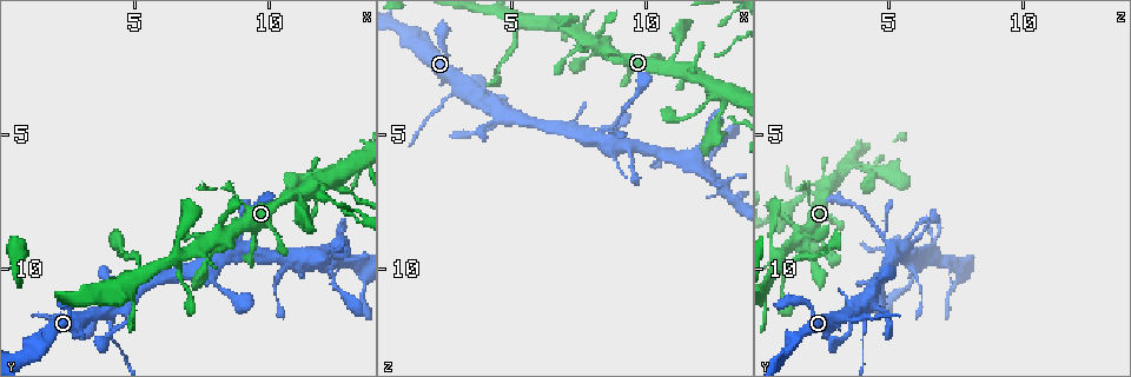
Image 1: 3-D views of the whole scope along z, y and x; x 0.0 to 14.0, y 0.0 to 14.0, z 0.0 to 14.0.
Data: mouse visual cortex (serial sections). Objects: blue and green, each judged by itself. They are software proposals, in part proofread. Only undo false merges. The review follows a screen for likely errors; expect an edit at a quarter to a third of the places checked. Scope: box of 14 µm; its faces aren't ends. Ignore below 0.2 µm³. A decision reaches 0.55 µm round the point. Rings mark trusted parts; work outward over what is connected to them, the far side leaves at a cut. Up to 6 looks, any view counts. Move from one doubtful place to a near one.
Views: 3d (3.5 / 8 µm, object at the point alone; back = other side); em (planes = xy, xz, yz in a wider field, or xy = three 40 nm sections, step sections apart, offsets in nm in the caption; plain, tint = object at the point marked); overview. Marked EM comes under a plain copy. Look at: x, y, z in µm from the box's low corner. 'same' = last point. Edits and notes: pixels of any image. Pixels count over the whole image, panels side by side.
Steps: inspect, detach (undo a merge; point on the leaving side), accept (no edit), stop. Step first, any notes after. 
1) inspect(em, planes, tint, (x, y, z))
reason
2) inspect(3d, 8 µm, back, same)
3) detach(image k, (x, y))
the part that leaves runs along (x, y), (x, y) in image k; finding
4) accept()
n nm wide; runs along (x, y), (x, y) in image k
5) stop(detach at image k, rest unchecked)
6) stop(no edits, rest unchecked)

inspect(3d, 3.5 µm, (10.9, 7.2, 2.6))
branch point

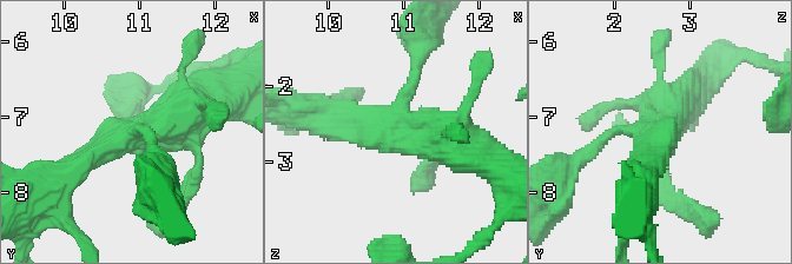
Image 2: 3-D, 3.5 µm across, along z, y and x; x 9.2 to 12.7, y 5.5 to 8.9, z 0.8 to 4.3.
inspect(em, xy, step 5, tint, (10.90, 7.25, 2.60))

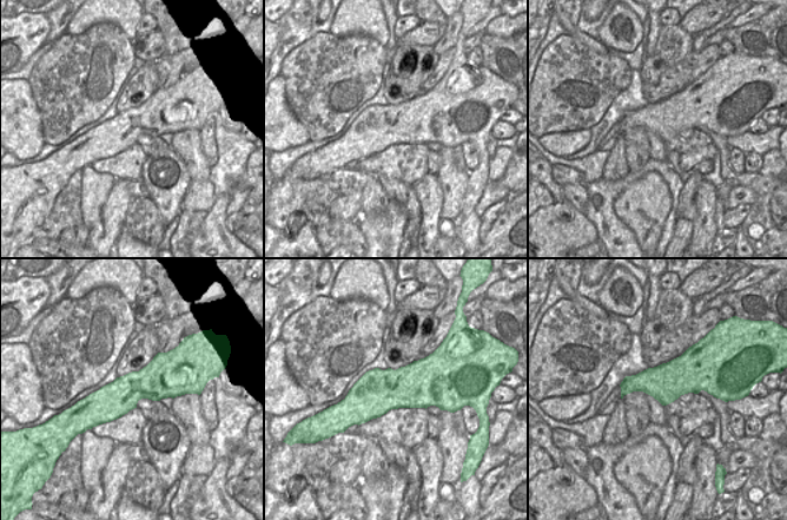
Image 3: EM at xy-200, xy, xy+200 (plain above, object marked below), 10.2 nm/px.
accept()
3 arms; runs along (67, 173), (118, 137), (202, 109) in image 2; one cell here

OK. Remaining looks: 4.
inspect(3d, 3.5 µm, (12.8, 6.1, 3.3))
sharp bend

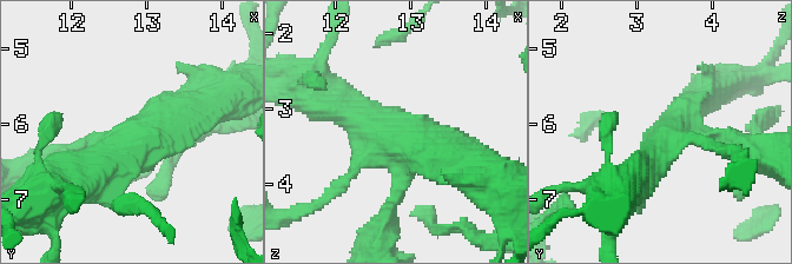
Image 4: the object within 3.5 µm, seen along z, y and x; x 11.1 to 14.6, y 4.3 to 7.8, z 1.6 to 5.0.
inspect(em, xy, step 3, tint, (12.75, 6.20, 3.40))
need the tissue

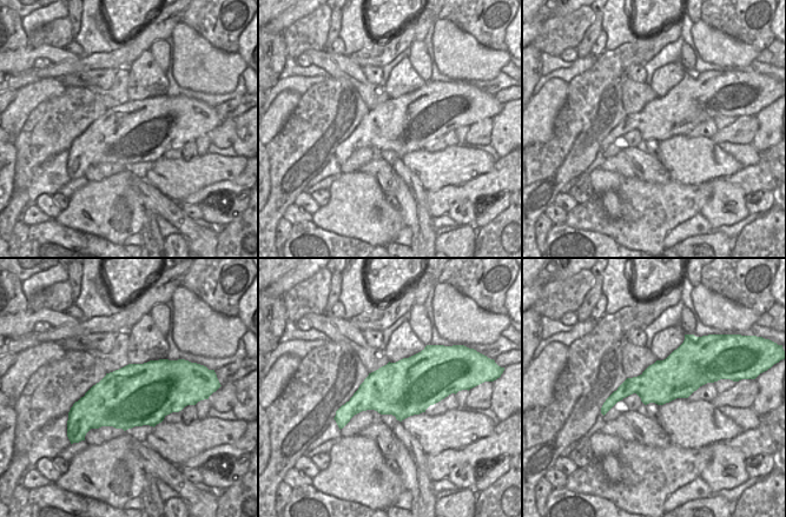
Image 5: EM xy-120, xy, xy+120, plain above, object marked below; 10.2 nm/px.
accept()
runs along (334, 101), (406, 150), (391, 204) in image 4; one cell here

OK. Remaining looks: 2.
stop(no edits, rest unchecked)

